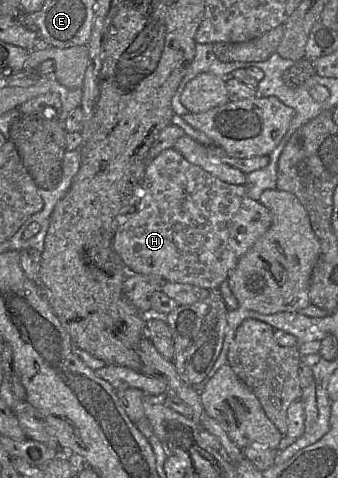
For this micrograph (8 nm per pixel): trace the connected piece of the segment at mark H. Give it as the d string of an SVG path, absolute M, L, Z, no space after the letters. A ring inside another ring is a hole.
M173 148L162 151L148 162L141 185L141 200L137 210L133 214L123 215L122 219L124 220L118 226L113 237L113 249L129 273L154 274L161 277L164 281L191 284L206 290L219 289L221 283L228 279L230 271L235 268L239 258L252 248L255 242L268 230L272 222L270 211L259 201L249 198L244 185L229 184L221 181L201 167L187 161Z

